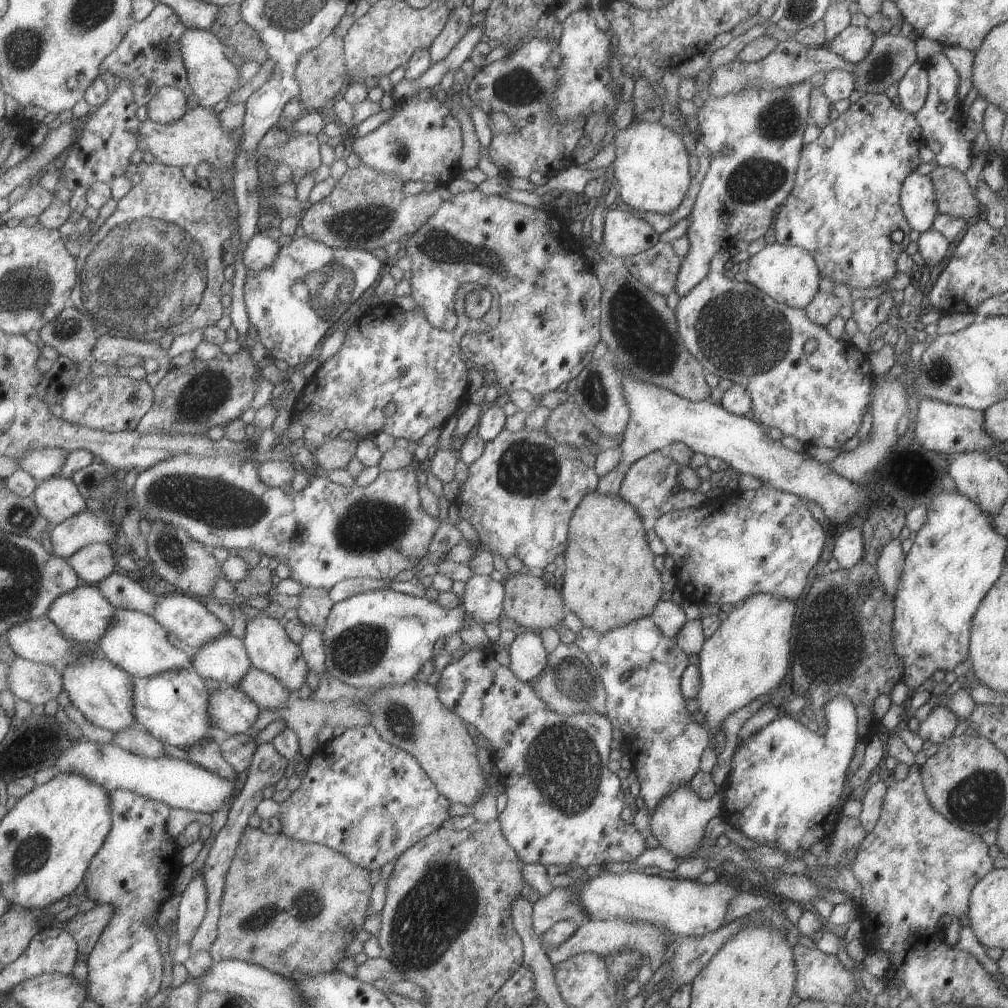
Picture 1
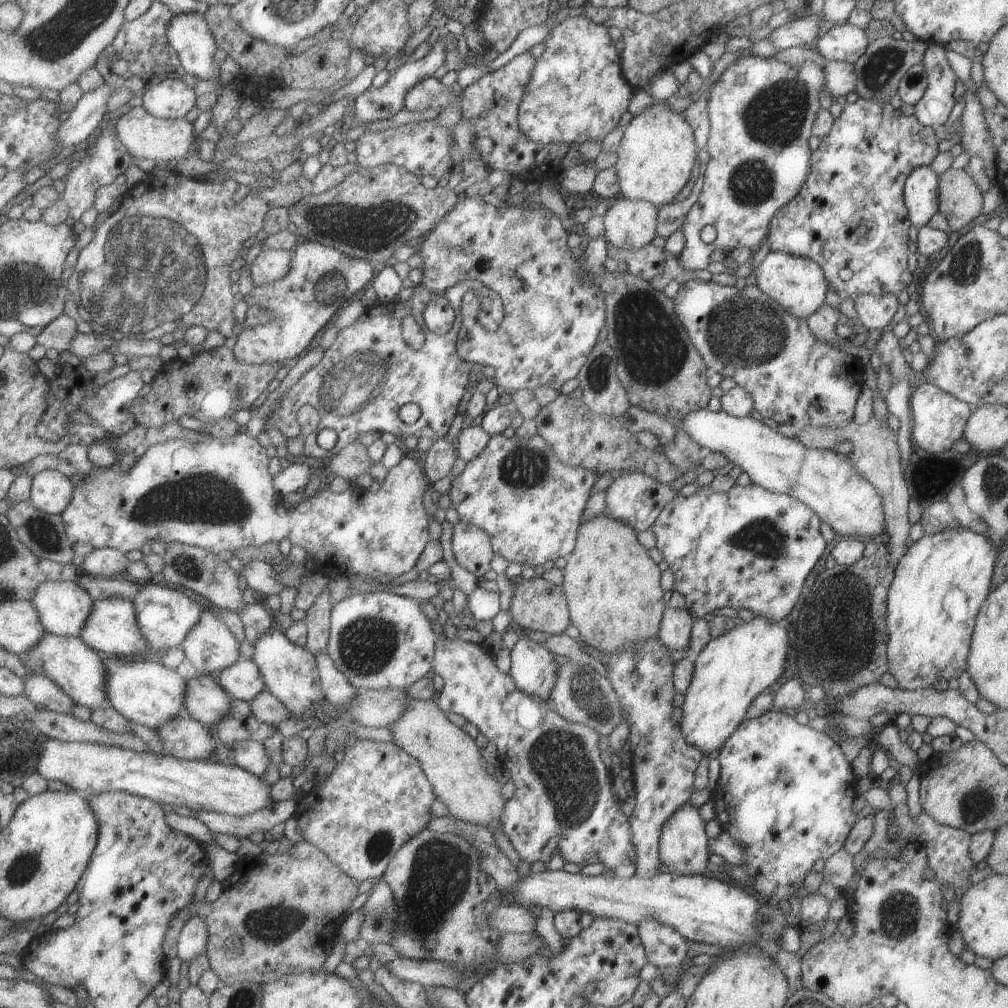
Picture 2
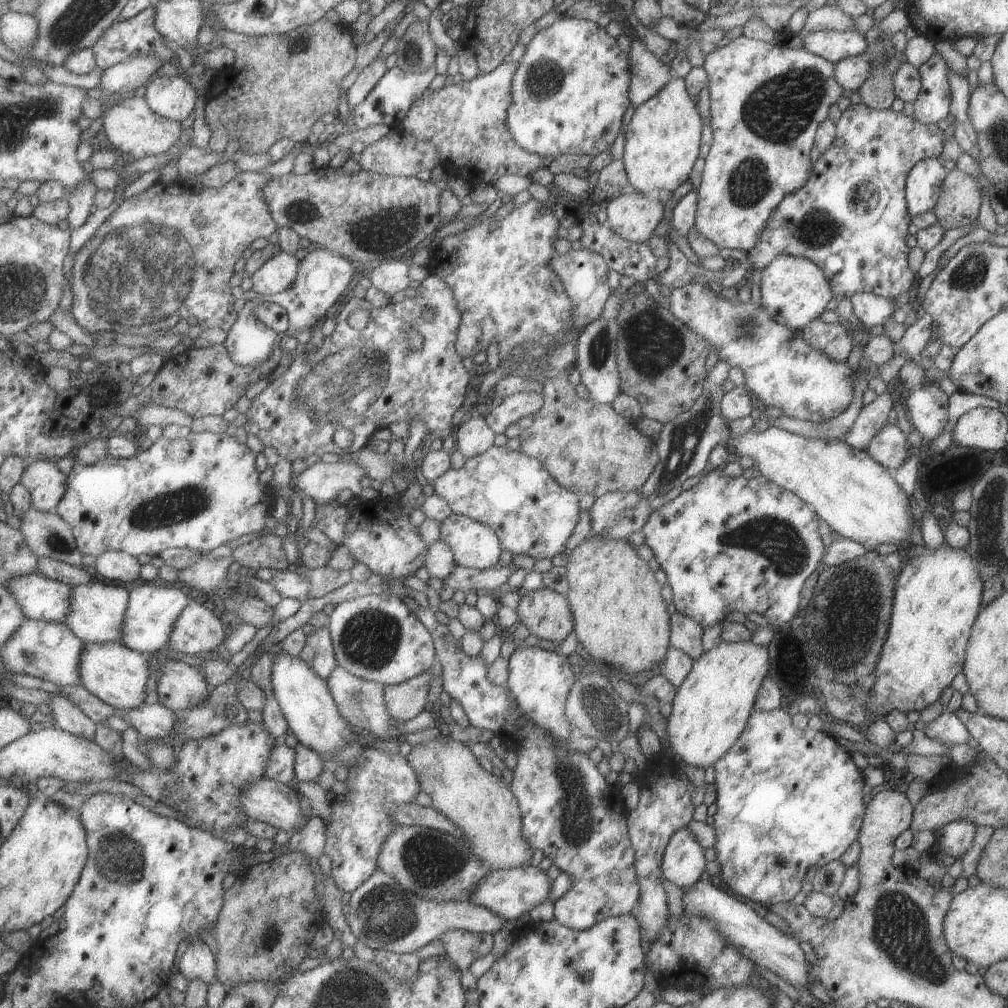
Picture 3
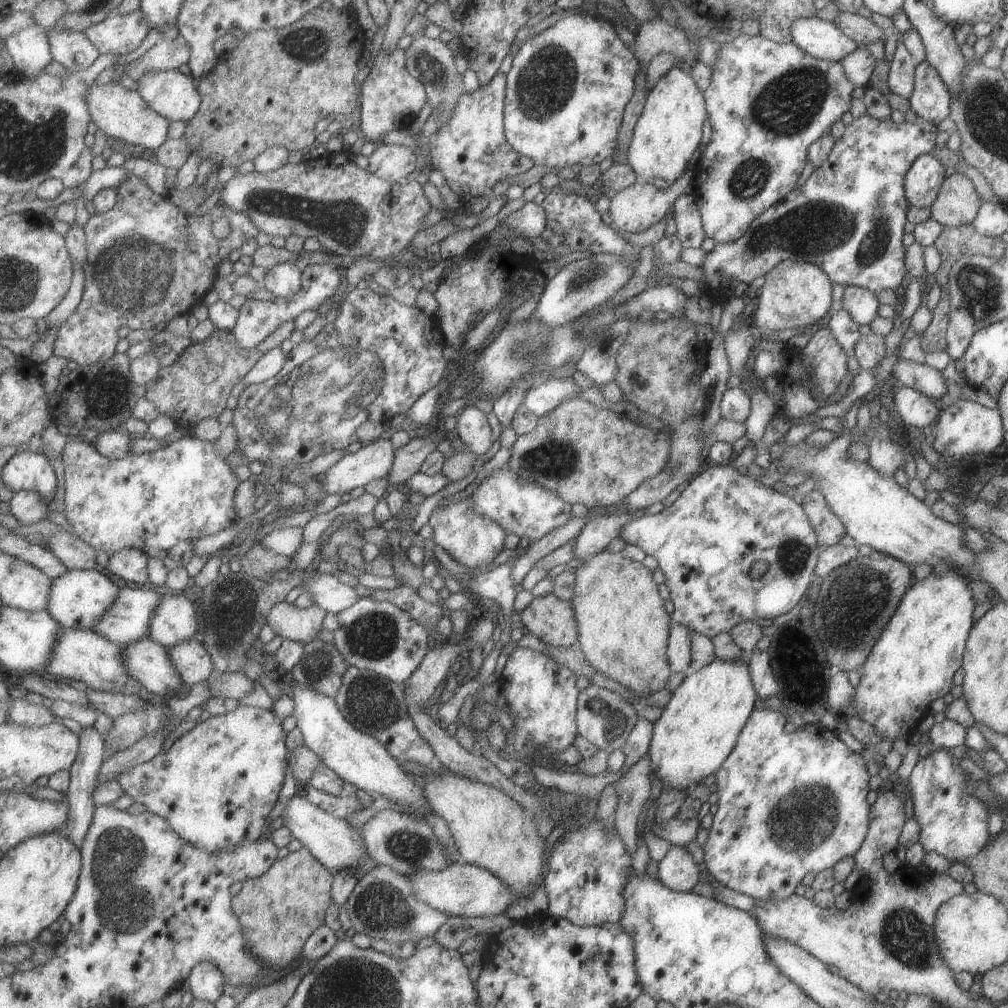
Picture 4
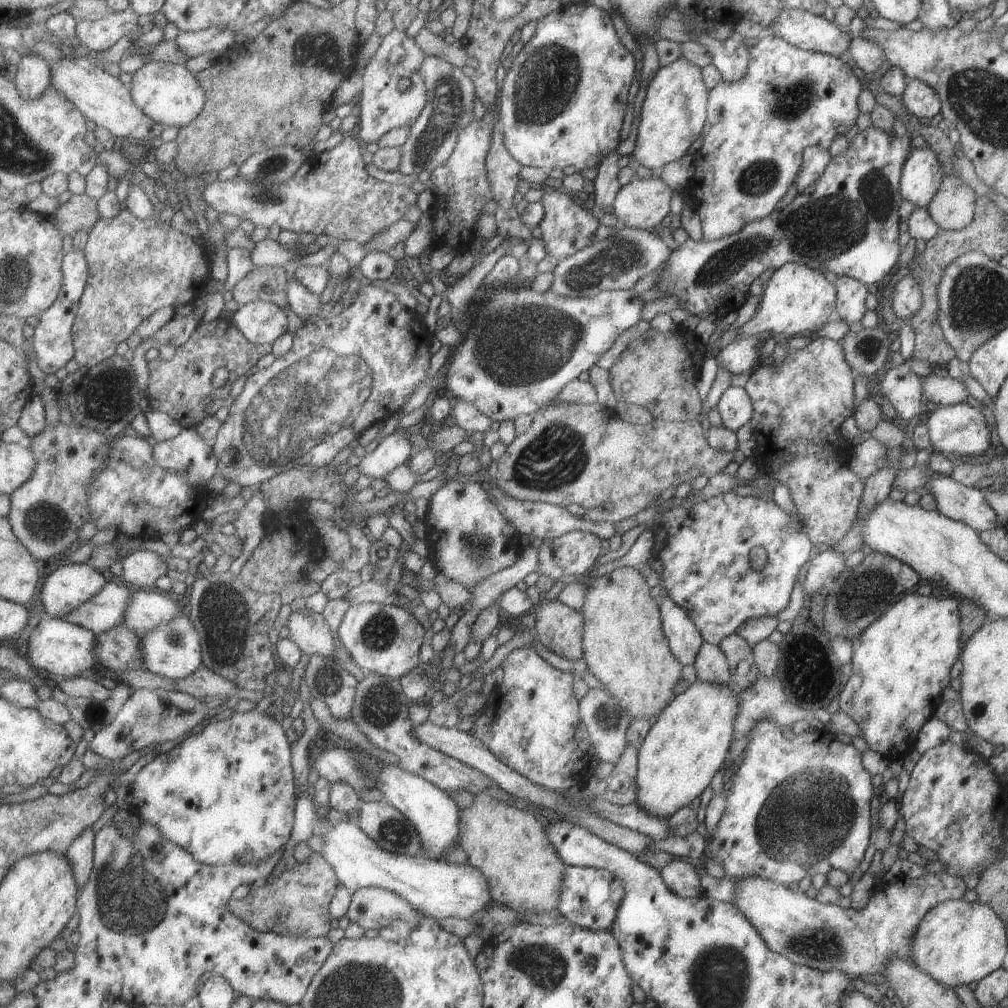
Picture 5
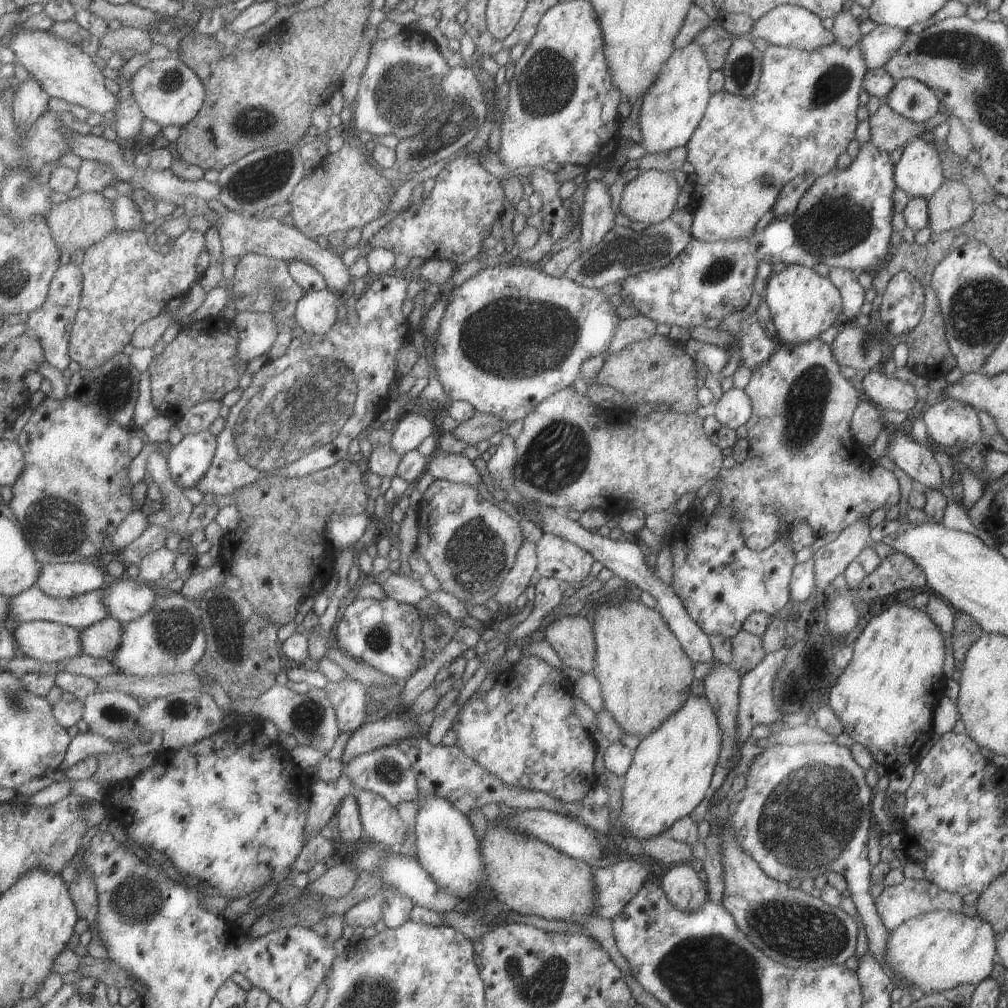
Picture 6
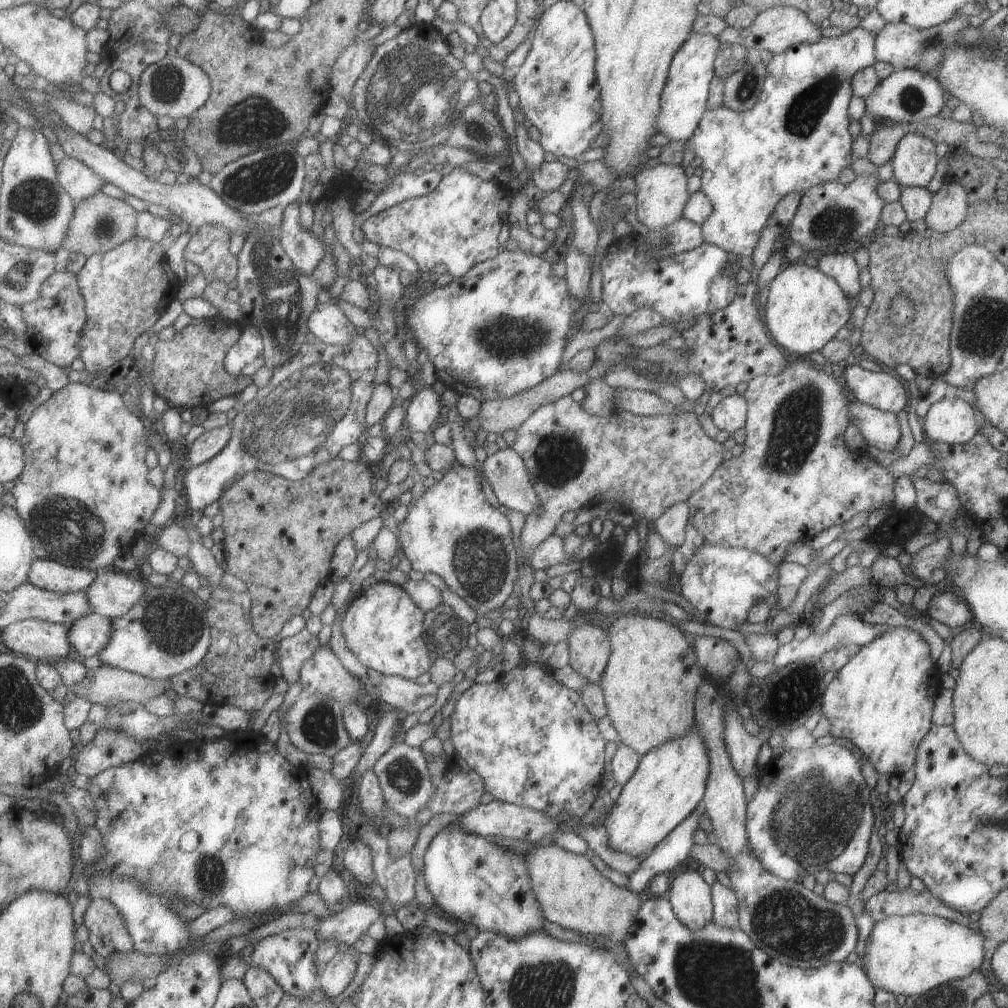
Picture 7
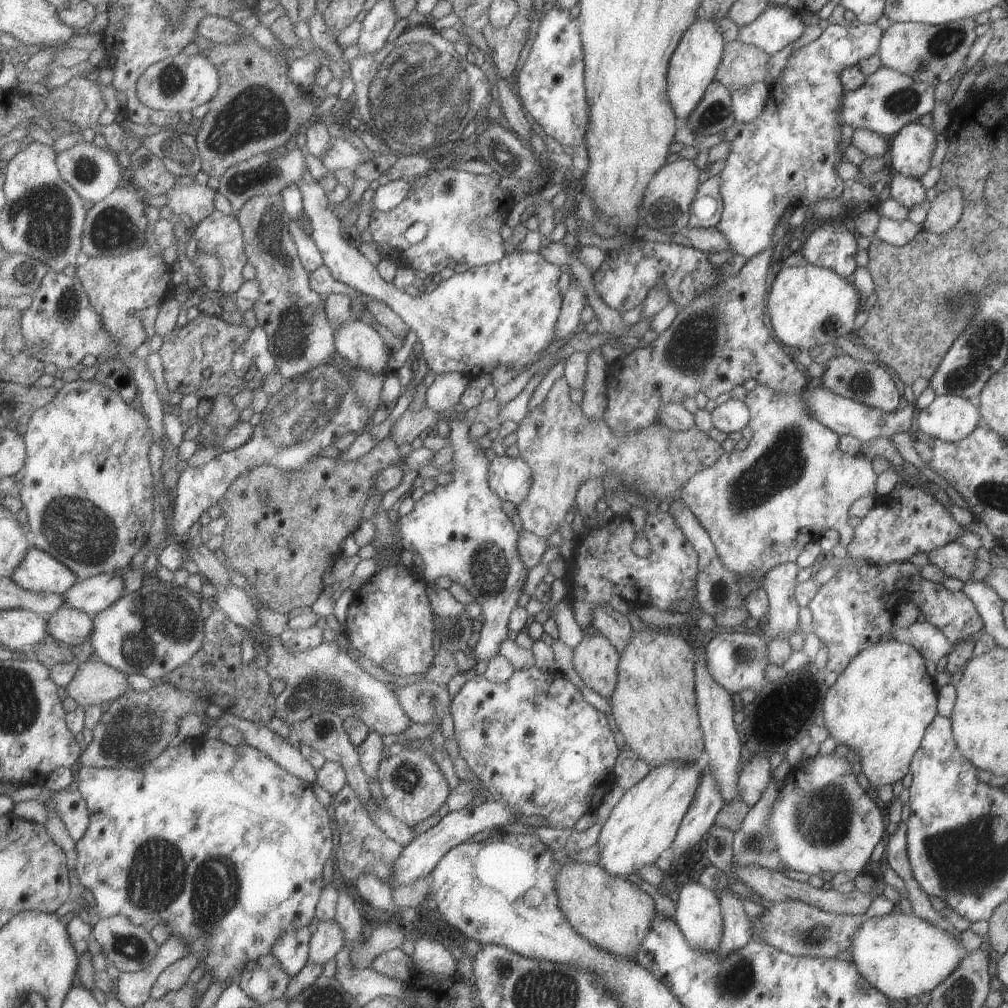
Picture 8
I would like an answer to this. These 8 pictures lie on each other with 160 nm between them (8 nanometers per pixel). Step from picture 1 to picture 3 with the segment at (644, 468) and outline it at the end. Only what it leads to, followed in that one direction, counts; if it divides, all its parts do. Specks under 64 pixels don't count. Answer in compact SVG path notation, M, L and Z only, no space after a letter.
M611 491L595 498L588 509L593 537L627 538L648 519L649 501L638 492Z

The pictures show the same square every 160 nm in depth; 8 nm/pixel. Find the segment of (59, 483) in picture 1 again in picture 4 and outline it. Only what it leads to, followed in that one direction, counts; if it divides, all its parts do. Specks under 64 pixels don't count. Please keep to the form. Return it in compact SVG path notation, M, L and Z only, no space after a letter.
M29 448L12 456L12 459L2 468L1 479L13 494L33 489L39 491L47 502L52 499L57 488L57 476L55 476L55 470L53 470L49 458L42 451L30 451Z

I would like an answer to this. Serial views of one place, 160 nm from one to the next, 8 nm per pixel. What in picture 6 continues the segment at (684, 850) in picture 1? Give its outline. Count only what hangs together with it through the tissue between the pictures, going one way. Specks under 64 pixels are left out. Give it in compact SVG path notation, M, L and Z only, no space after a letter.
M679 864L668 868L661 876L660 886L664 896L681 912L697 910L707 899L706 884L691 866Z

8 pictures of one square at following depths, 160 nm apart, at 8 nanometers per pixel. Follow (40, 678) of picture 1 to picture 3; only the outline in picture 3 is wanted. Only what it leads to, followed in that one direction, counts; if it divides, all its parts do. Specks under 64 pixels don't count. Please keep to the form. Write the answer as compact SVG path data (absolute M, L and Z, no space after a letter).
M60 692L54 693L50 707L56 726L72 732L74 735L95 740L99 724L89 718L76 704L73 704L70 698Z

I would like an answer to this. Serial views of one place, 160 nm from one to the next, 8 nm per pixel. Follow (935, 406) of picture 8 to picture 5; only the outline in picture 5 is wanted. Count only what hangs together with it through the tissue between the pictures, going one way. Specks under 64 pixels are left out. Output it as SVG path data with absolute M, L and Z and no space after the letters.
M967 403L941 405L931 414L925 414L929 442L939 453L957 459L963 455L981 455L989 448L989 428L981 411Z

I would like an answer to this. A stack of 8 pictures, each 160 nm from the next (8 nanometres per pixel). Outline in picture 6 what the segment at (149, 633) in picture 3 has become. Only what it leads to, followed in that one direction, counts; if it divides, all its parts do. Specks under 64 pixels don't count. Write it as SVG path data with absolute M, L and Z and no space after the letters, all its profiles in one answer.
M35 584L29 590L25 590L23 594L10 598L9 624L18 625L28 621L51 621L85 630L85 628L89 628L89 626L110 617L110 608L105 606L105 592L103 592L107 588L109 588L109 585L83 594L83 596L75 596L75 598L54 598L47 596L40 586Z

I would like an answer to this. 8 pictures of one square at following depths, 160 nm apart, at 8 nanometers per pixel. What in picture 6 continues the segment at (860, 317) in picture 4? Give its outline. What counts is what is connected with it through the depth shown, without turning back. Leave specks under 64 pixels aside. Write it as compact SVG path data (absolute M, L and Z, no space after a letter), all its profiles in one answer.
M833 267L827 274L827 279L840 293L842 299L841 319L853 323L859 308L864 304L864 290L857 282L858 273L839 267Z

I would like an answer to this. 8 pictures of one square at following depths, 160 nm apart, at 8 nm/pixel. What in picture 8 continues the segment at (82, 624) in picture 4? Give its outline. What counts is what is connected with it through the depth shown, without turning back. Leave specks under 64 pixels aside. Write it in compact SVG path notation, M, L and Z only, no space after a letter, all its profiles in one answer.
M34 544L12 578L21 588L44 594L64 595L79 582L79 576L69 566Z

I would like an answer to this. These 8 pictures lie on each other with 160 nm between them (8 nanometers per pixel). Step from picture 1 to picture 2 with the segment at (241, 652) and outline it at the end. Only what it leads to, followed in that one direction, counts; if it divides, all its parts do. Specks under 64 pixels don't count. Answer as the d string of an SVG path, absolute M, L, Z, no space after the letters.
M204 609L199 622L188 632L183 646L186 652L186 658L193 664L197 673L203 675L219 675L224 668L235 664L239 659L243 658L239 648L241 644L233 632L229 630L227 623L218 617L218 613L213 609Z

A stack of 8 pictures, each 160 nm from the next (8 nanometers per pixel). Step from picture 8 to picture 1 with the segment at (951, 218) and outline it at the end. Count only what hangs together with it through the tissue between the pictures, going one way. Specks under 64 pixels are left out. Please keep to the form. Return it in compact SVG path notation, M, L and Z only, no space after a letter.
M936 166L927 176L934 186L939 213L965 219L966 223L982 216L984 208L961 171Z

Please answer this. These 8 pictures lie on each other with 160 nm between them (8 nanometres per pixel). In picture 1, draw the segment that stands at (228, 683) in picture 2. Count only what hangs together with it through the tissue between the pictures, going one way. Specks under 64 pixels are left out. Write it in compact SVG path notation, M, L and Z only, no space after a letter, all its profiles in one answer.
M251 667L241 679L238 687L248 694L260 708L278 709L284 707L293 696L285 685L269 672Z

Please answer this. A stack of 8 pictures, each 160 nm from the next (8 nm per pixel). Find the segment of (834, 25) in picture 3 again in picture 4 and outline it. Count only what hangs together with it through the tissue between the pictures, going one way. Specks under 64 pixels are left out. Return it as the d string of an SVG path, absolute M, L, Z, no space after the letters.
M841 13L839 14L836 22L837 25L845 36L848 36L858 44L859 47L865 47L869 43L876 40L882 40L888 37L888 32L875 25L870 18L858 15L856 13Z

